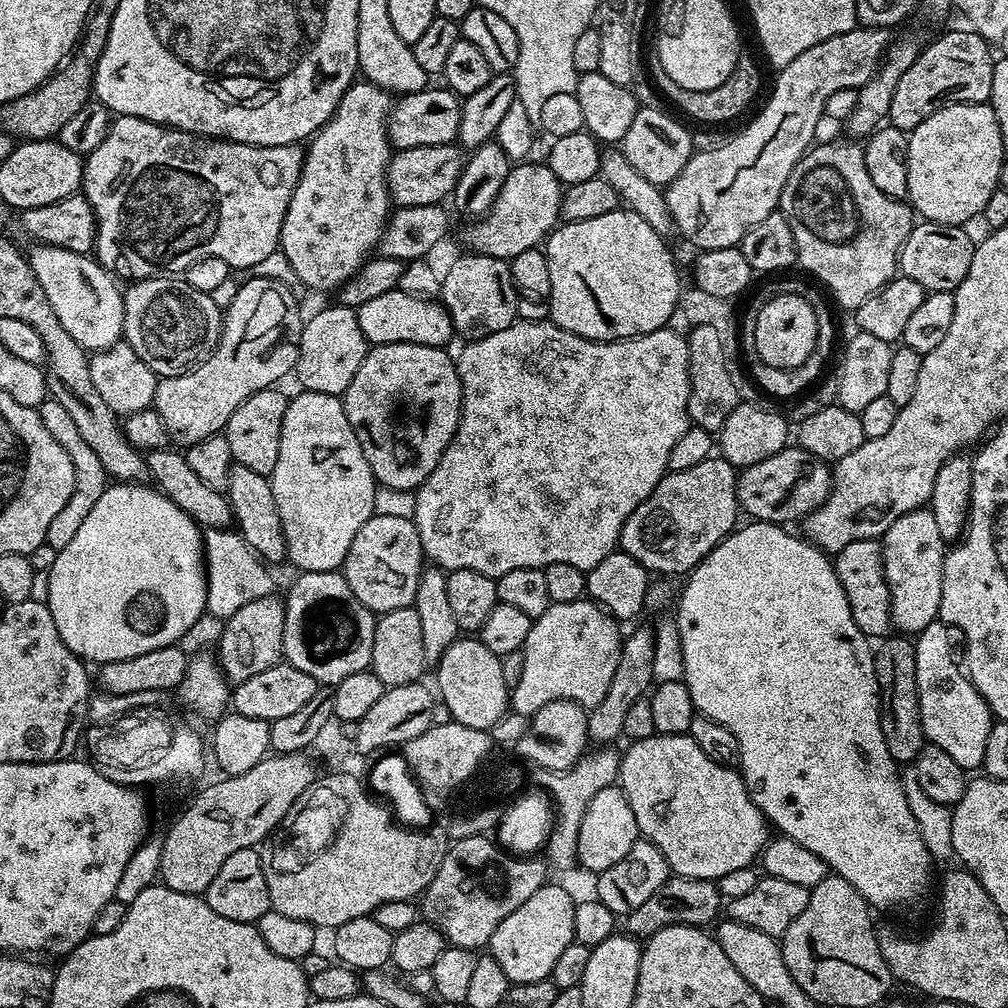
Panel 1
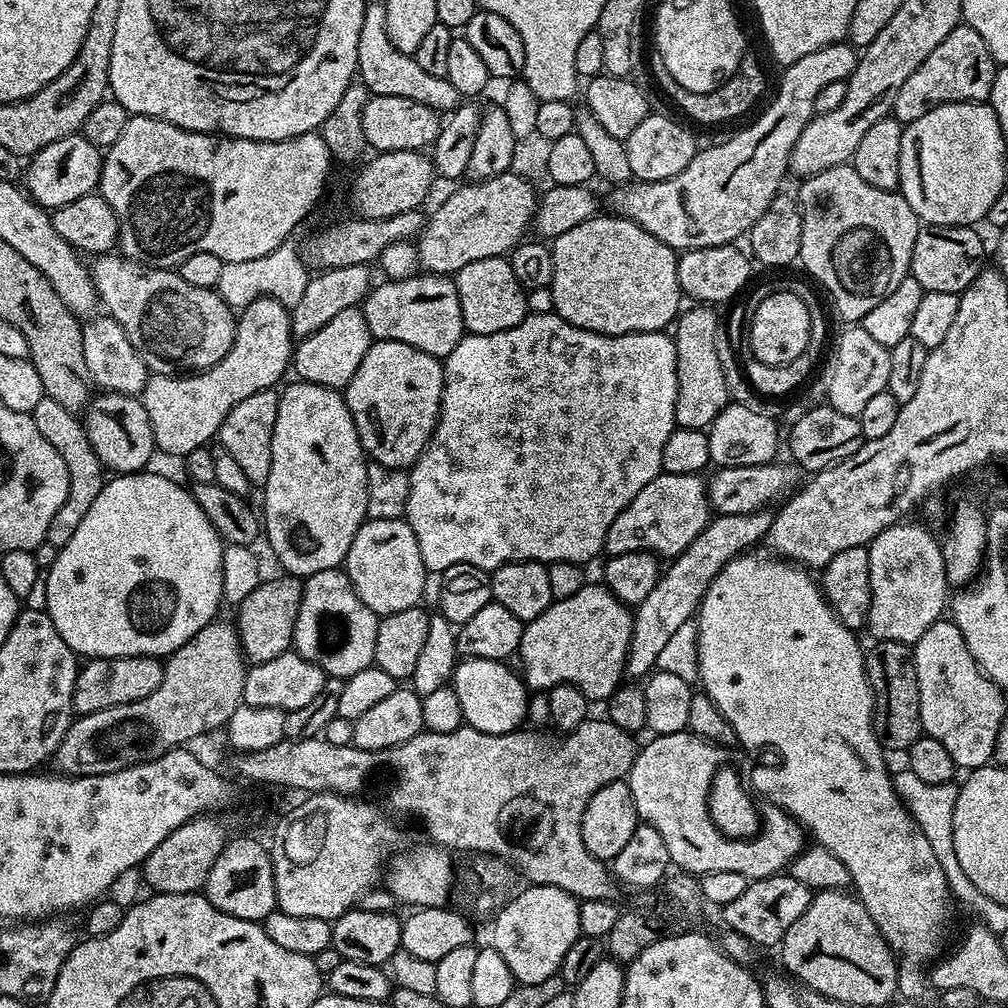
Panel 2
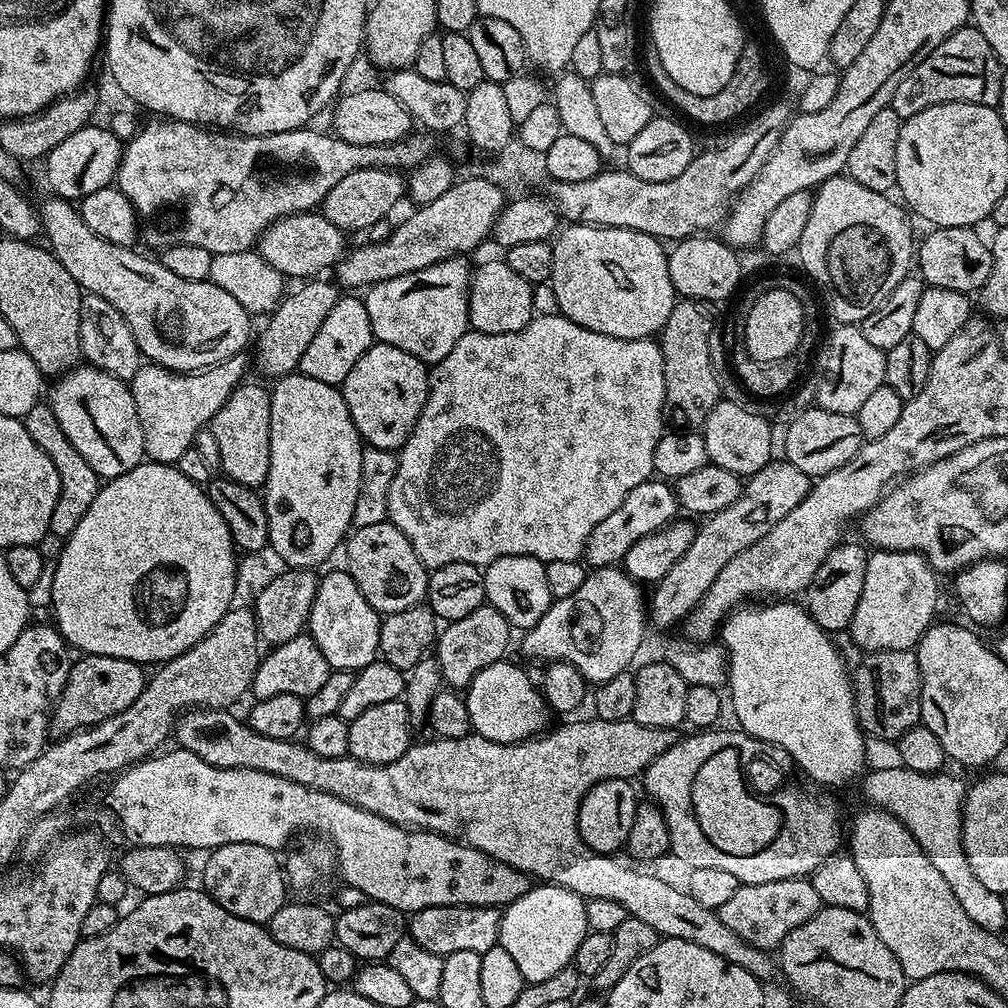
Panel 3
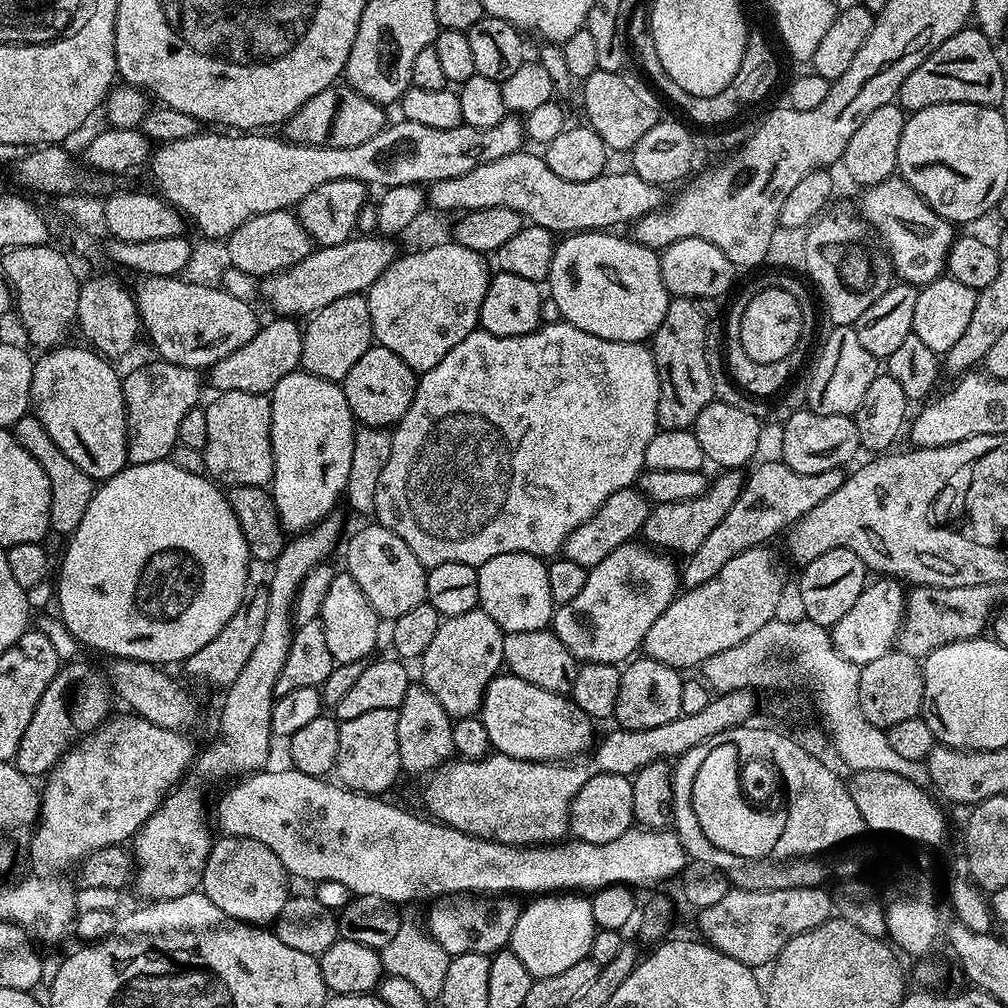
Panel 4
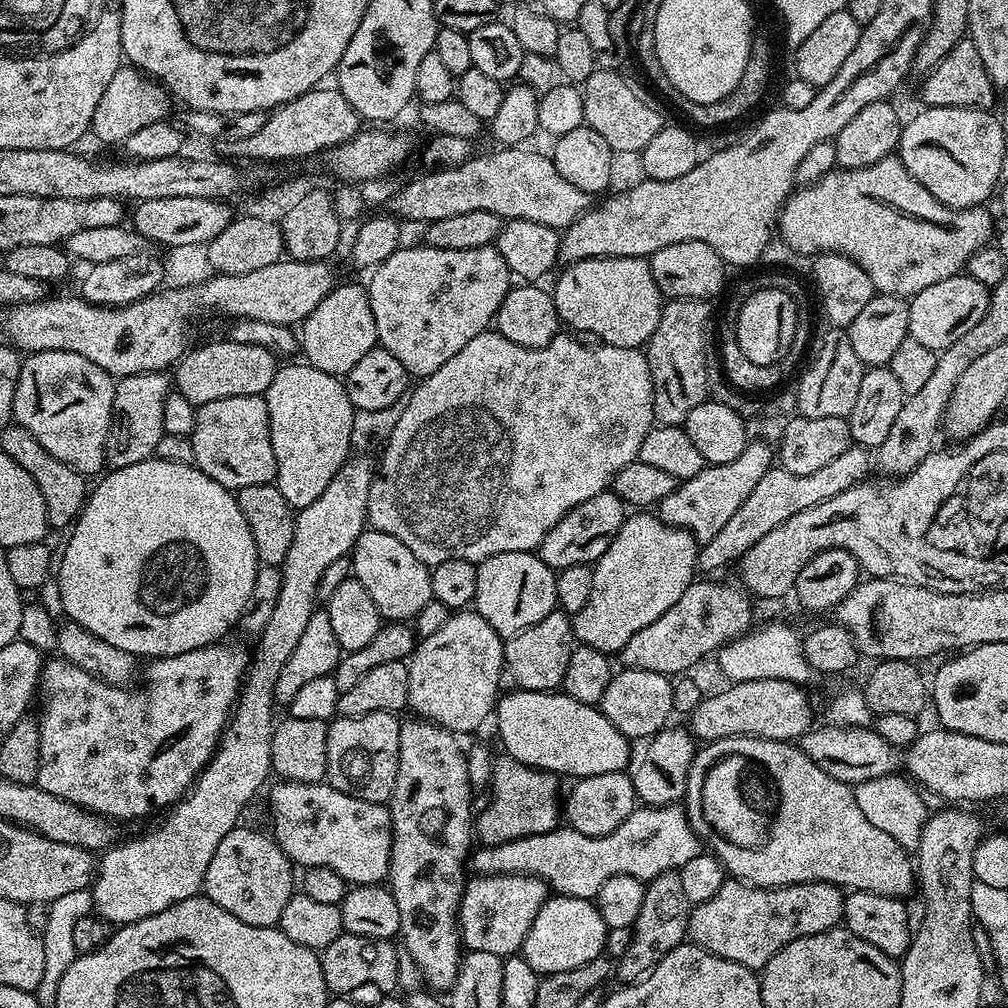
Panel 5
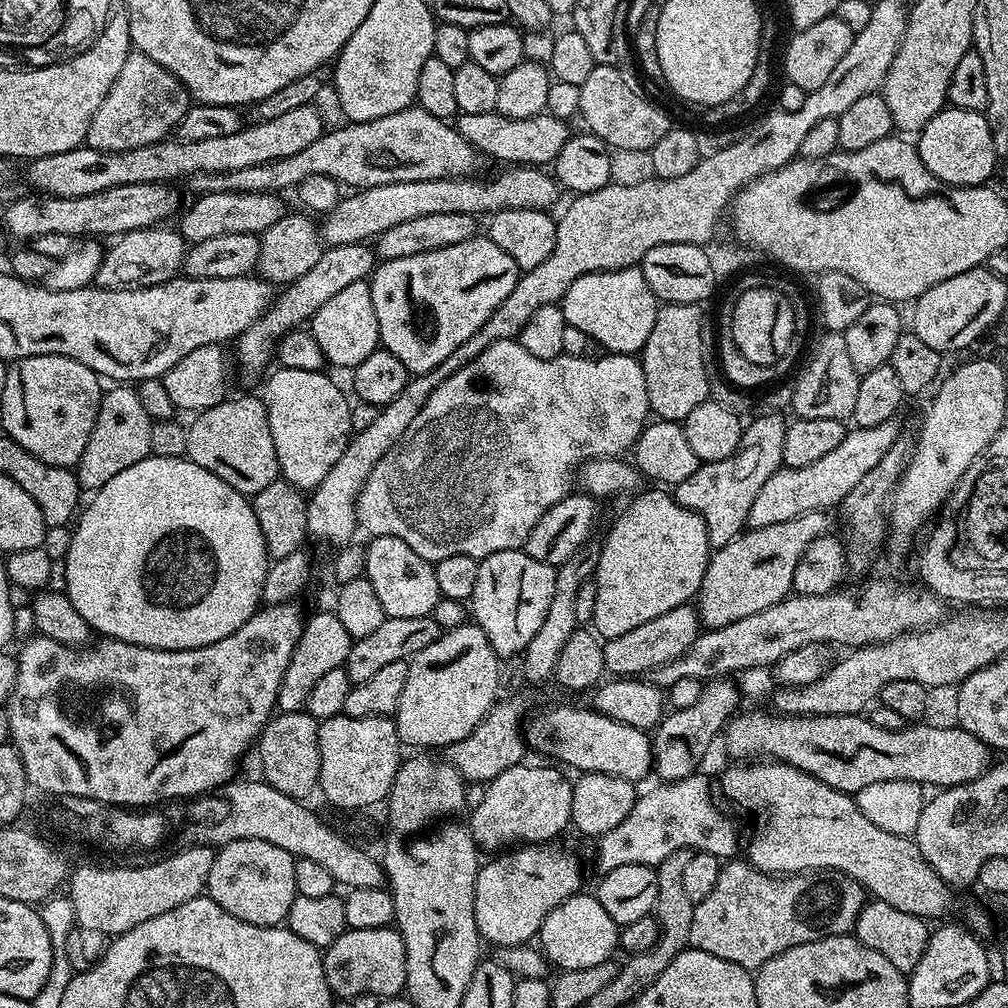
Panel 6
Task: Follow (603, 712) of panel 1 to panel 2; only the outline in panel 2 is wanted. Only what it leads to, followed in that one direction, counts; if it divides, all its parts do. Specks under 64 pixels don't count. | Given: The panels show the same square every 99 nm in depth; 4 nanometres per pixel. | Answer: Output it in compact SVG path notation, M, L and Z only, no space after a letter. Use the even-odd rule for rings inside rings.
M768 510L751 512L750 514L730 514L729 516L716 516L709 519L708 525L686 546L681 556L675 557L672 564L660 573L660 580L642 598L640 604L635 605L632 617L632 637L628 647L628 656L624 659L624 670L629 677L644 678L656 668L658 654L670 638L681 635L684 623L695 617L697 608L710 582L728 565L735 556L739 556L767 537L772 525L773 513Z

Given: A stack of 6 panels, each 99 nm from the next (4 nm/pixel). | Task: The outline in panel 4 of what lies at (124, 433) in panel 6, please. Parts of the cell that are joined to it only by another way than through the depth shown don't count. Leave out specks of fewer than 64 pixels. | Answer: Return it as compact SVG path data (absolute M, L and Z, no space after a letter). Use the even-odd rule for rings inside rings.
M153 359L153 364L144 364L123 377L124 409L128 415L128 464L149 464L169 459L179 438L179 427L182 418L188 411L197 407L200 401L201 373L194 368L183 368L171 364L168 360Z

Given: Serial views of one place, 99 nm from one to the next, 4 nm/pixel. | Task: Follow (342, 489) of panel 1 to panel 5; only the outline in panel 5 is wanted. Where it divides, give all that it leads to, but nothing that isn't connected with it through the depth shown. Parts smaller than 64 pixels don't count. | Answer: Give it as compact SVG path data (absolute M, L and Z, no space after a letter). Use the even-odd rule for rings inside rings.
M288 362L285 366L277 367L274 378L270 382L268 391L264 393L263 398L268 407L268 417L270 418L270 442L274 446L274 462L276 463L276 479L274 481L276 489L282 494L282 498L294 510L299 510L310 506L310 502L314 502L314 498L318 498L322 494L322 490L326 490L326 486L330 486L330 478L334 478L334 474L338 474L338 470L350 459L350 453L353 451L351 444L351 426L353 425L354 409L350 398L344 389L344 381L341 377L331 376L322 370L318 370L314 366L310 366L306 362L300 364L292 364L296 362Z

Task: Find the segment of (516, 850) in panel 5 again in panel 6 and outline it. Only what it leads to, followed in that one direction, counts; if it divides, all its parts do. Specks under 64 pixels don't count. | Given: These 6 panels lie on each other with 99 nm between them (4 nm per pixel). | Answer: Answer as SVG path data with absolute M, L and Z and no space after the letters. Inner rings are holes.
M693 774L682 778L681 780L670 780L667 782L657 783L657 788L652 788L648 793L637 795L634 806L630 810L630 814L626 814L626 818L622 818L622 822L618 822L618 826L614 826L614 830L610 830L607 834L602 837L599 837L595 841L596 844L596 864L600 867L599 871L601 873L609 872L610 870L618 870L618 866L650 866L651 868L656 868L660 863L663 862L666 858L670 858L670 854L674 854L678 850L686 850L691 848L693 852L705 852L706 854L714 854L715 856L721 858L732 858L737 855L736 847L740 844L740 836L736 833L736 828L732 825L732 820L728 816L723 816L720 813L720 808L718 805L712 801L712 792L714 796L714 788L708 785L708 780L701 774Z

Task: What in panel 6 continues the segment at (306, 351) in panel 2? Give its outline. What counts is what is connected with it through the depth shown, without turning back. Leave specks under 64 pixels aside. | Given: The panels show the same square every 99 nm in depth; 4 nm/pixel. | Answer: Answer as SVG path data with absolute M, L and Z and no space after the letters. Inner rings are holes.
M368 280L350 282L341 292L329 298L312 316L310 331L325 361L336 368L351 370L381 347L378 314L374 314L372 285Z

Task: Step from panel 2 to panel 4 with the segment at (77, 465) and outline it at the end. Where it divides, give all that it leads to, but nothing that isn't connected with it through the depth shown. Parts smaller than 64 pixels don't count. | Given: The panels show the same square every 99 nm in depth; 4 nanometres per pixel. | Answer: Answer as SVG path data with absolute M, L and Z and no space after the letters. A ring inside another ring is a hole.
M29 414L18 418L14 426L14 435L17 442L24 447L36 461L46 470L46 478L50 478L50 490L52 491L52 505L50 506L50 528L53 532L61 534L71 534L82 522L82 514L86 514L86 506L90 506L92 493L94 491L94 481L90 479L58 446L54 446L54 438L46 434L46 426L35 416Z

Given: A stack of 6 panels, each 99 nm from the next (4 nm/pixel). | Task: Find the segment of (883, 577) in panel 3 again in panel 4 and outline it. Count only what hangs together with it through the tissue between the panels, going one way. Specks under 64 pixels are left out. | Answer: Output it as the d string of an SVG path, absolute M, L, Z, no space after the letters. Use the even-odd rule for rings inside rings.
M876 578L865 584L862 594L858 594L858 602L854 602L850 611L843 618L838 618L838 622L830 630L834 650L838 650L842 658L861 666L893 651L900 634L900 625L904 622L905 603L906 588L899 579Z

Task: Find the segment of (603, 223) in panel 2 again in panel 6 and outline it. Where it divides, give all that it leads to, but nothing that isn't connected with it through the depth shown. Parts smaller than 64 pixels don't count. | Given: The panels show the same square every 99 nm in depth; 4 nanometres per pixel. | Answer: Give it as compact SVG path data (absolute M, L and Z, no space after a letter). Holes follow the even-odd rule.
M639 266L631 268L619 268L609 272L587 272L585 276L580 276L566 290L562 301L564 317L569 329L581 332L584 336L589 336L592 340L597 340L601 344L603 351L608 354L639 354L646 346L646 338L650 338L650 330L654 330L654 318L658 301L646 278L642 274Z

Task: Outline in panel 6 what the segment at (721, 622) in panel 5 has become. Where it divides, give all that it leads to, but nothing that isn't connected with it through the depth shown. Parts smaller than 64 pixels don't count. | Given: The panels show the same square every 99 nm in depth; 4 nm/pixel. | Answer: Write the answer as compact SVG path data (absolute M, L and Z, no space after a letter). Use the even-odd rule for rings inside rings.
M691 603L678 606L674 610L666 610L666 614L658 614L658 618L642 622L642 626L629 630L627 634L613 640L604 640L604 667L616 678L643 677L662 666L662 662L670 662L686 650L690 650L701 631L702 625L697 609Z

